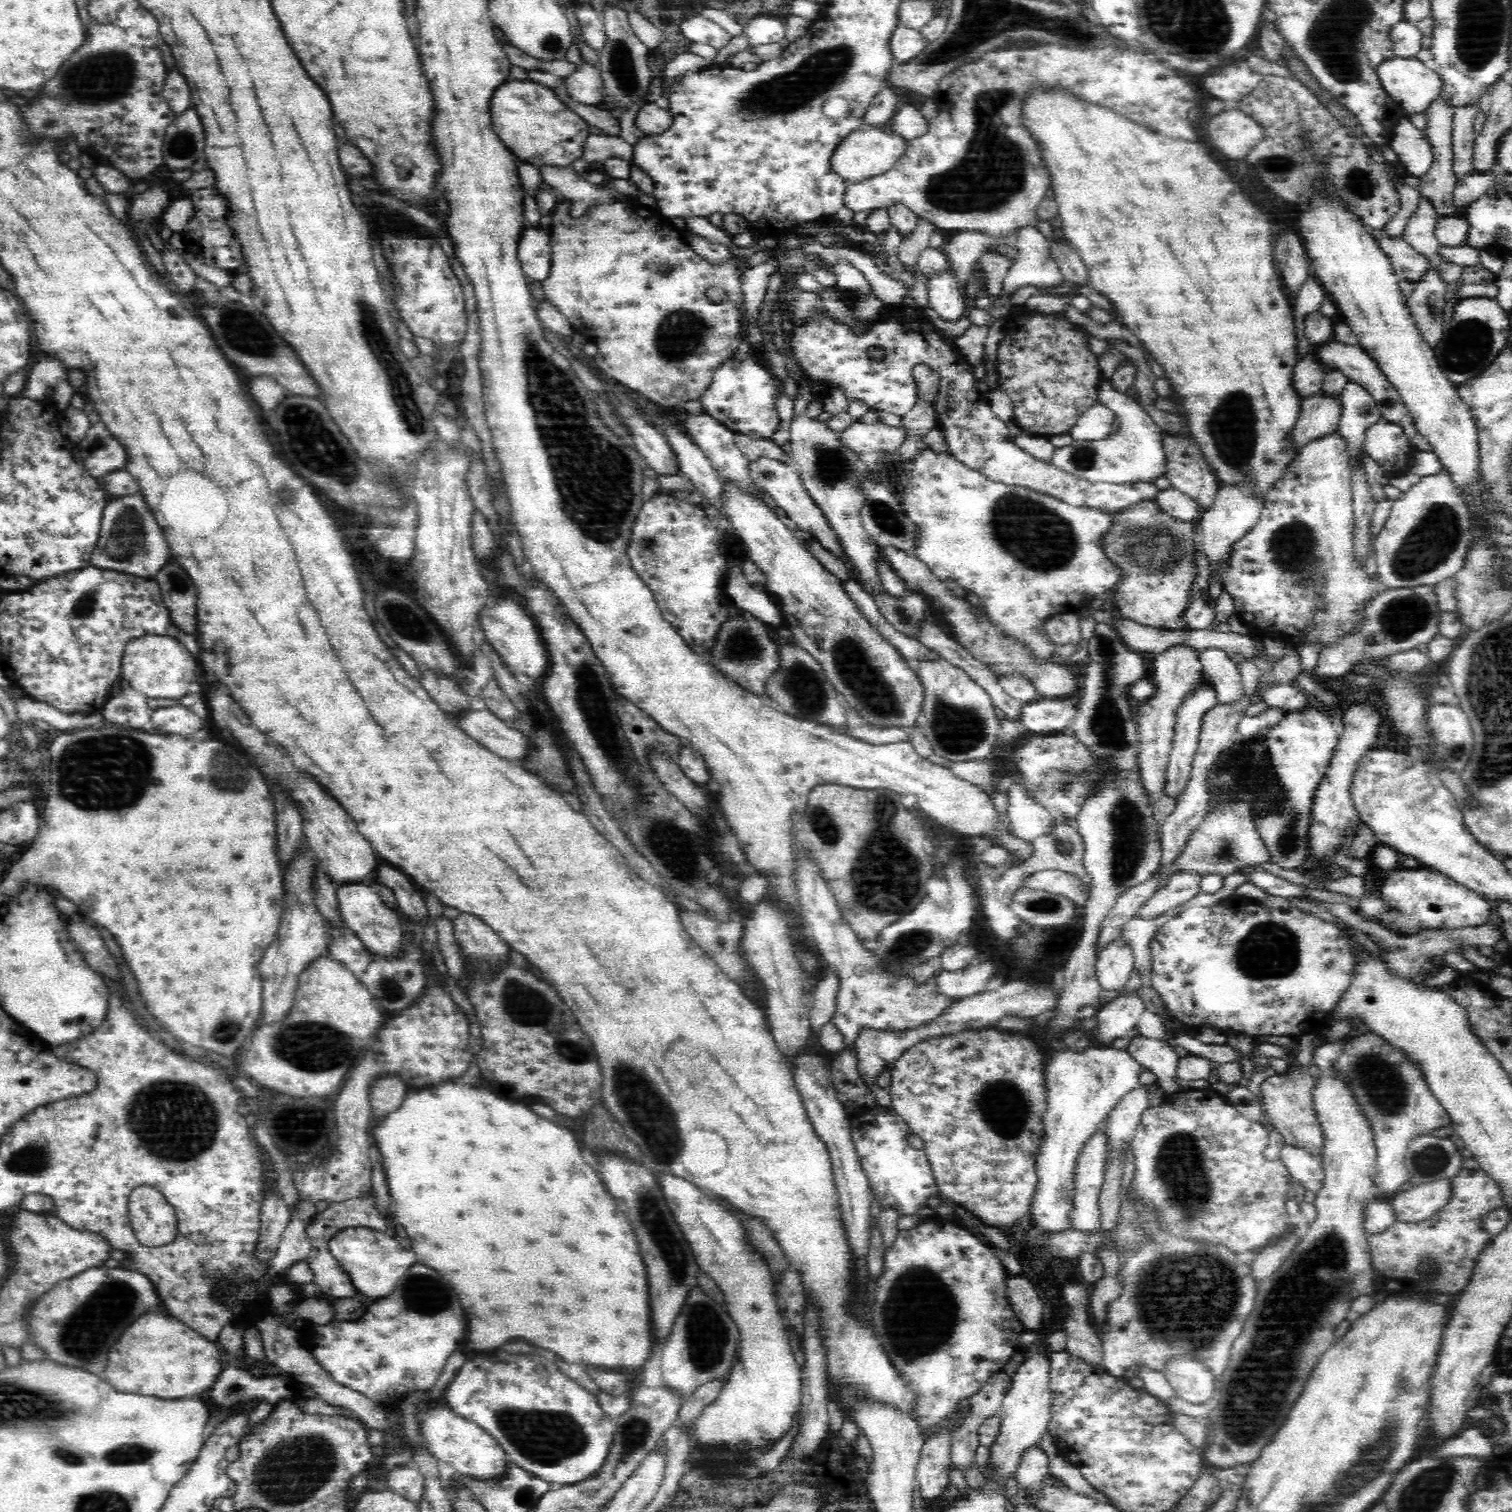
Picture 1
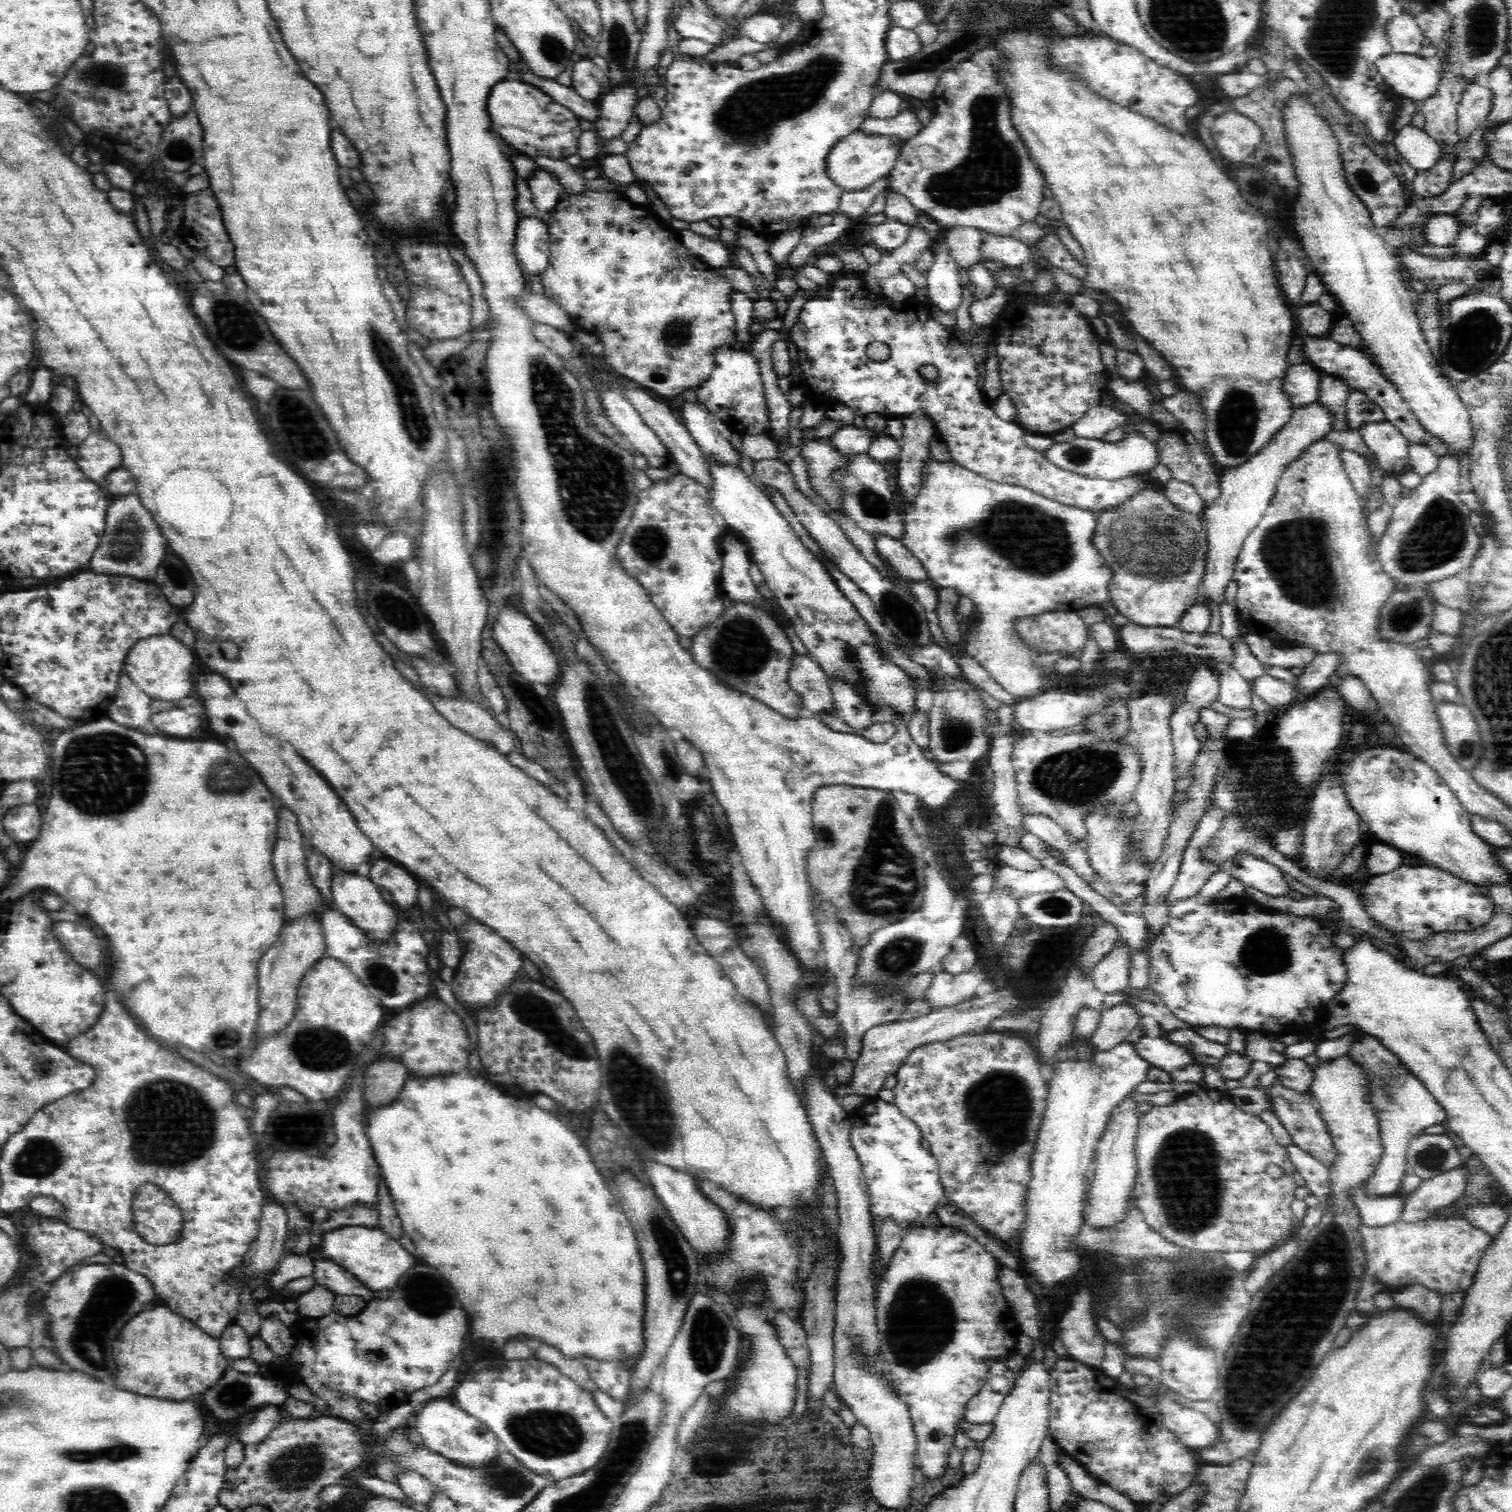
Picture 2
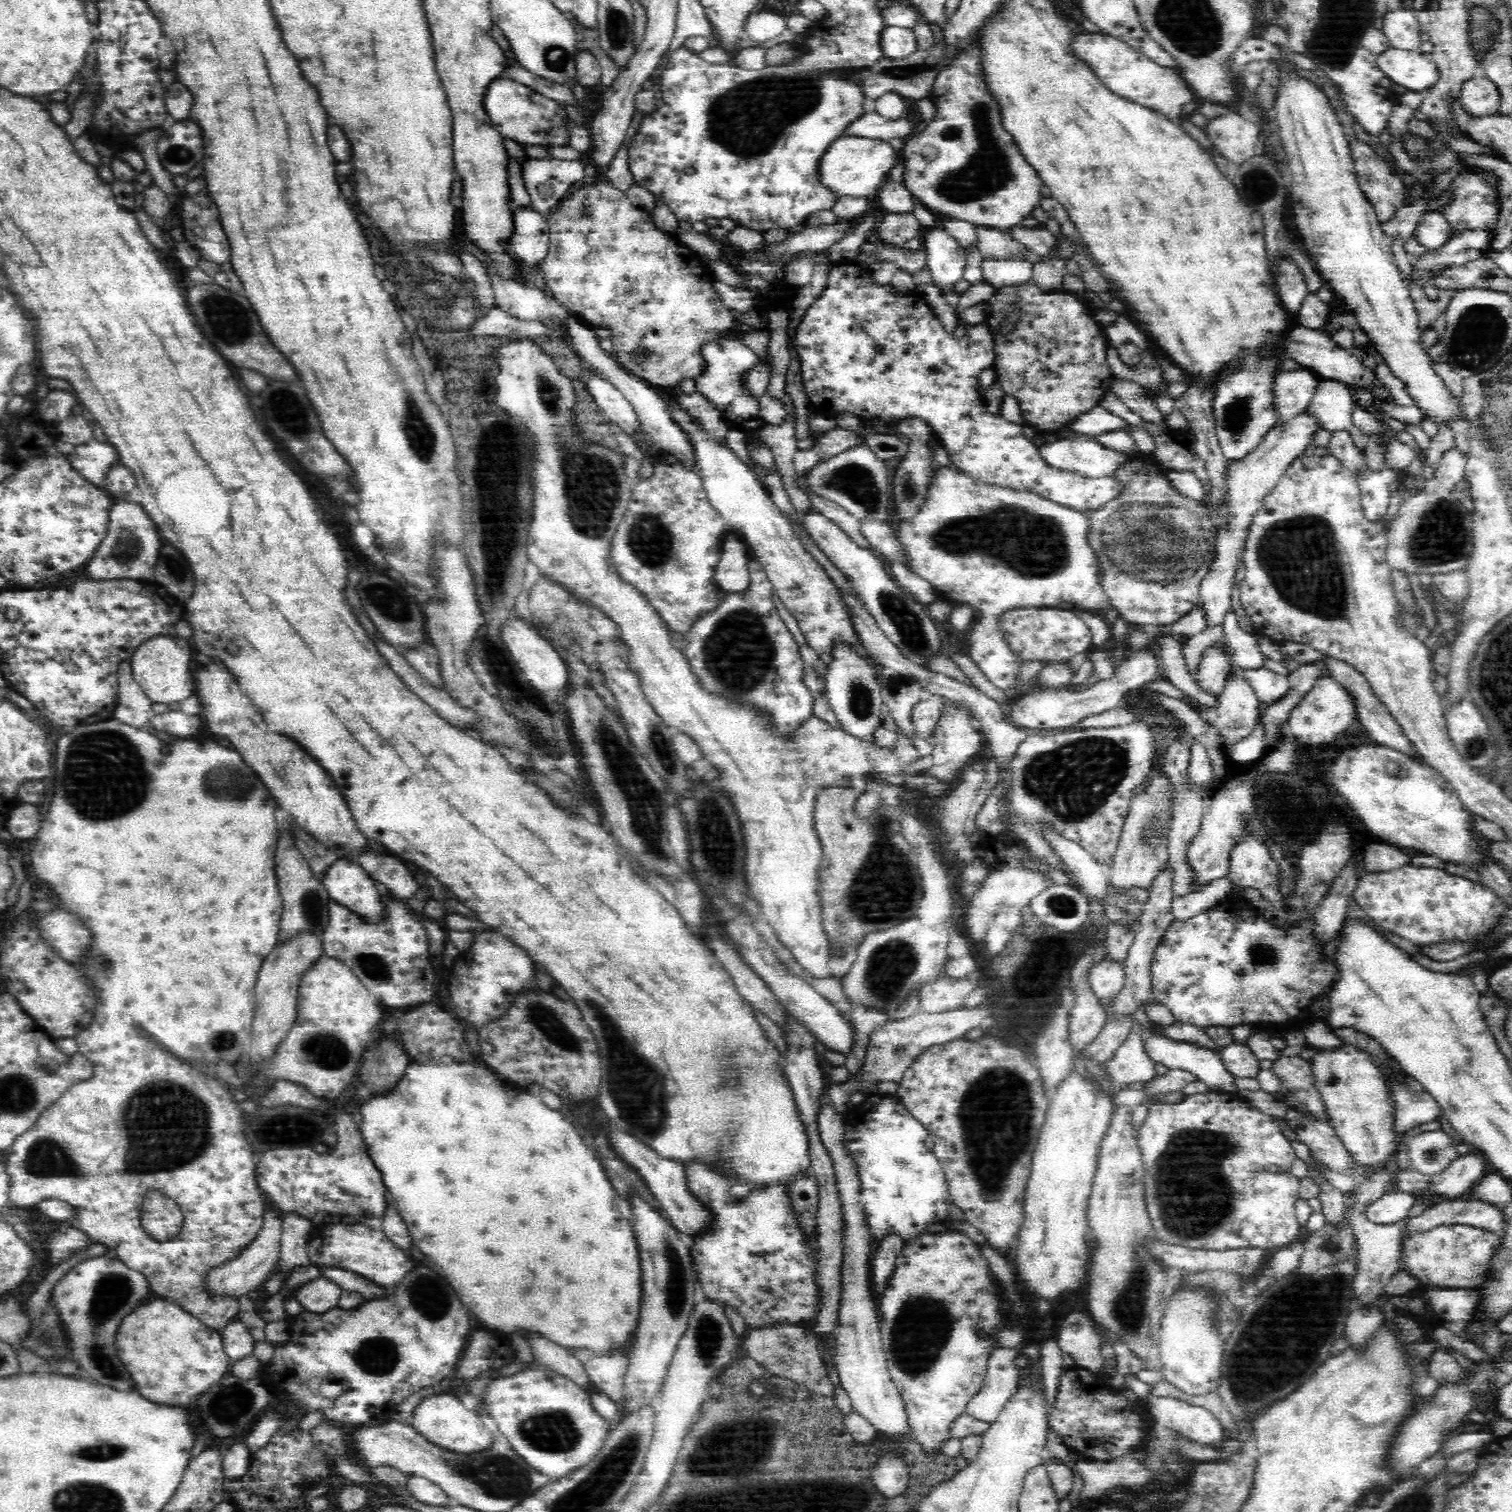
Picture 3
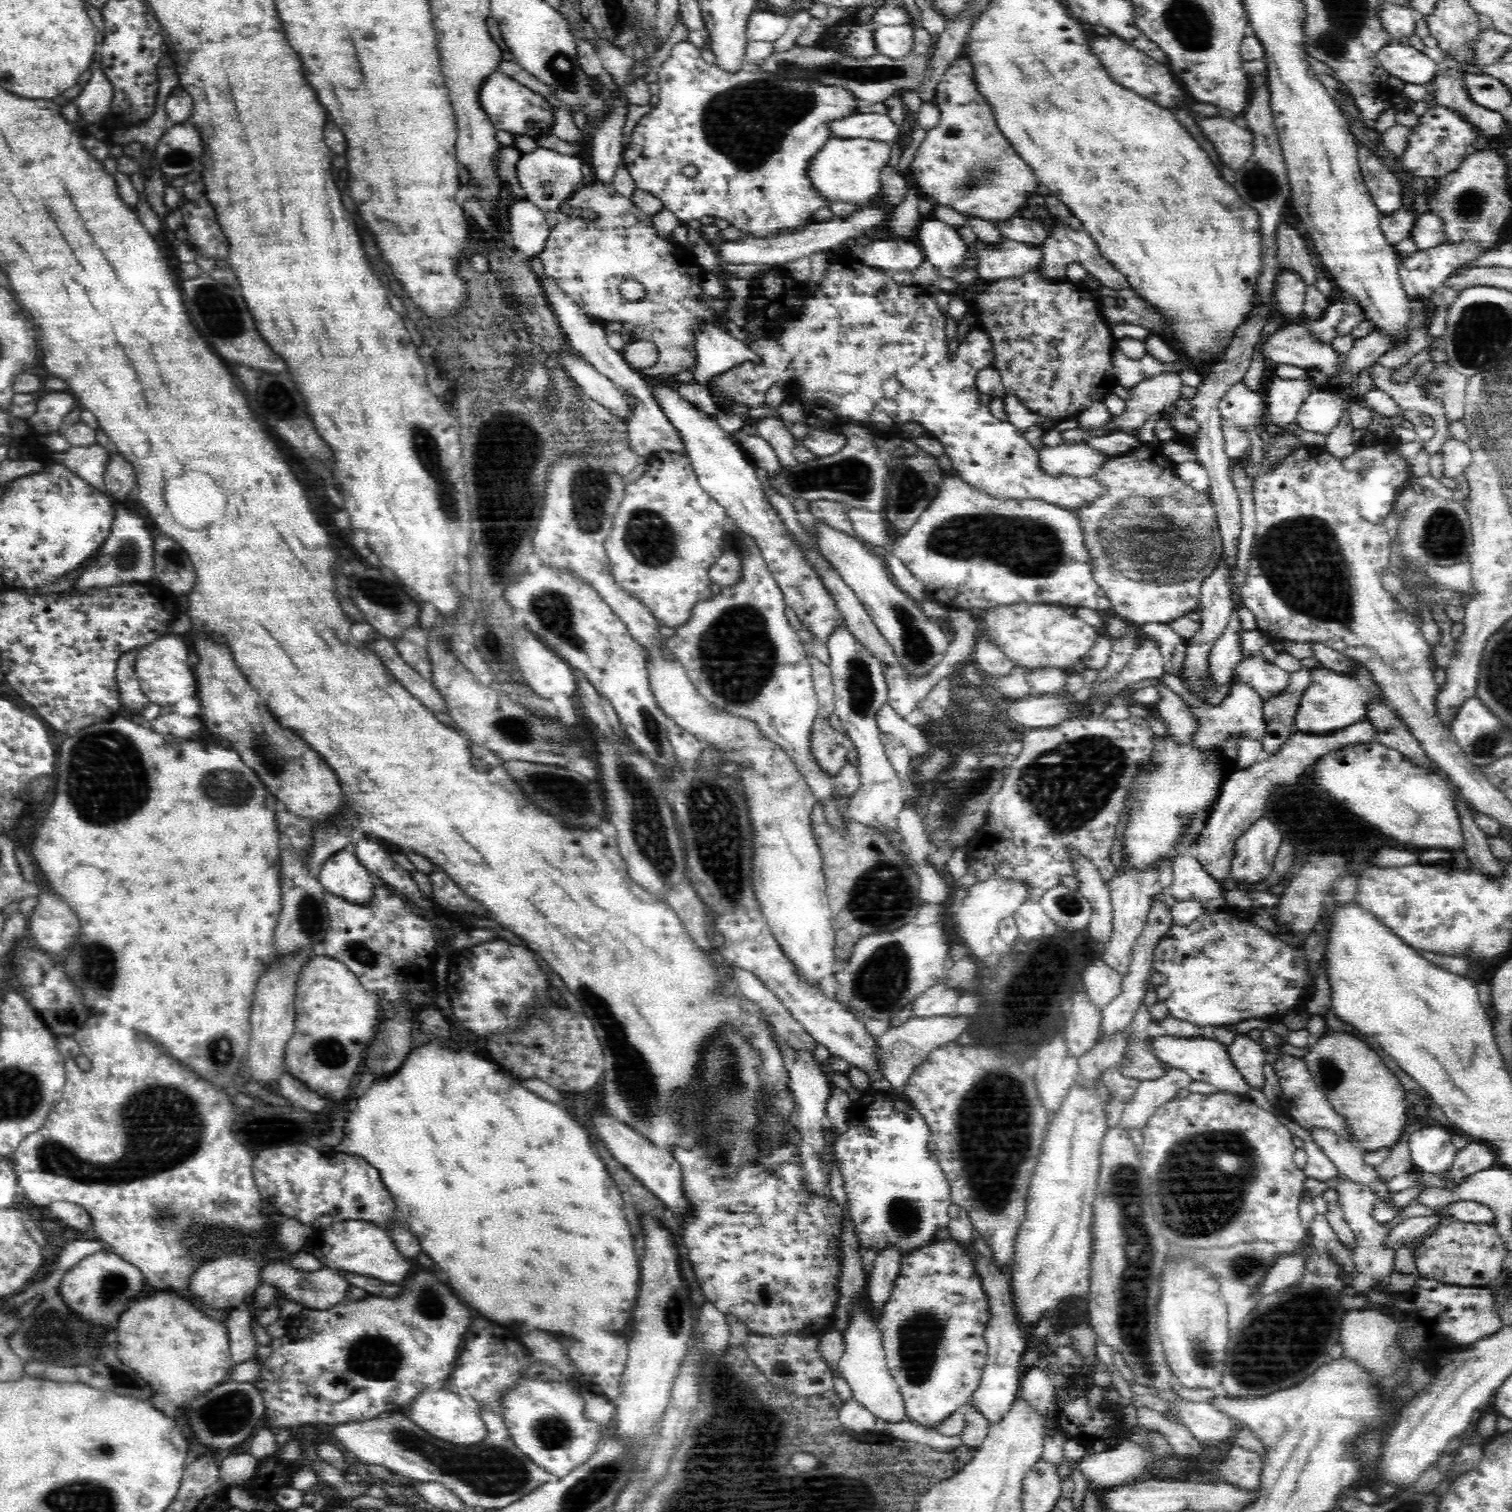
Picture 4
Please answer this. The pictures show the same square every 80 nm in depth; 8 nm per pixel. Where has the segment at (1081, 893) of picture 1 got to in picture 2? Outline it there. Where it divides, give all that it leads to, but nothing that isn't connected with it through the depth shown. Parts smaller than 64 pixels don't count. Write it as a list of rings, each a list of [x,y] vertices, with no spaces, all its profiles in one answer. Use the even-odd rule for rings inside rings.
[[[1003,865],[994,873],[993,888],[1009,890],[1009,894],[1018,902],[1022,896],[1068,889],[1056,871],[1044,866],[1039,866],[1034,872],[1026,872]]]

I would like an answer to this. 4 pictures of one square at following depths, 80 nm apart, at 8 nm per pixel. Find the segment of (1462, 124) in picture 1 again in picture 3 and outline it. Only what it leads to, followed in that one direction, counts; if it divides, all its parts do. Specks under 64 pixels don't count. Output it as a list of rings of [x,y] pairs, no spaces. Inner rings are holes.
[[[1477,76],[1462,82],[1458,101],[1471,116],[1478,118],[1478,116],[1497,114],[1502,97],[1492,80]]]

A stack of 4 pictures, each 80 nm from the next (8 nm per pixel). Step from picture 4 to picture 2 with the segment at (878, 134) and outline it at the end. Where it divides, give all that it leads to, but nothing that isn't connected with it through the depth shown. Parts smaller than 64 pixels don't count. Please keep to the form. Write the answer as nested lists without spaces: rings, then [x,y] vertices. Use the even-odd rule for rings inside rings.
[[[908,109],[895,118],[873,118],[866,116],[858,130],[866,133],[879,133],[880,136],[899,136],[902,140],[912,138],[923,127],[917,114]]]

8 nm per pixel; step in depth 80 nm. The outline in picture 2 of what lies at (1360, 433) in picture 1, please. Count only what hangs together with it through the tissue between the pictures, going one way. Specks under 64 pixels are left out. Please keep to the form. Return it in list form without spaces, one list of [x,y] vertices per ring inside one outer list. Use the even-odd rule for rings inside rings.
[[[1353,390],[1348,394],[1346,421],[1350,429],[1359,430],[1366,421],[1386,421],[1386,415],[1382,408],[1372,402],[1363,392]]]

